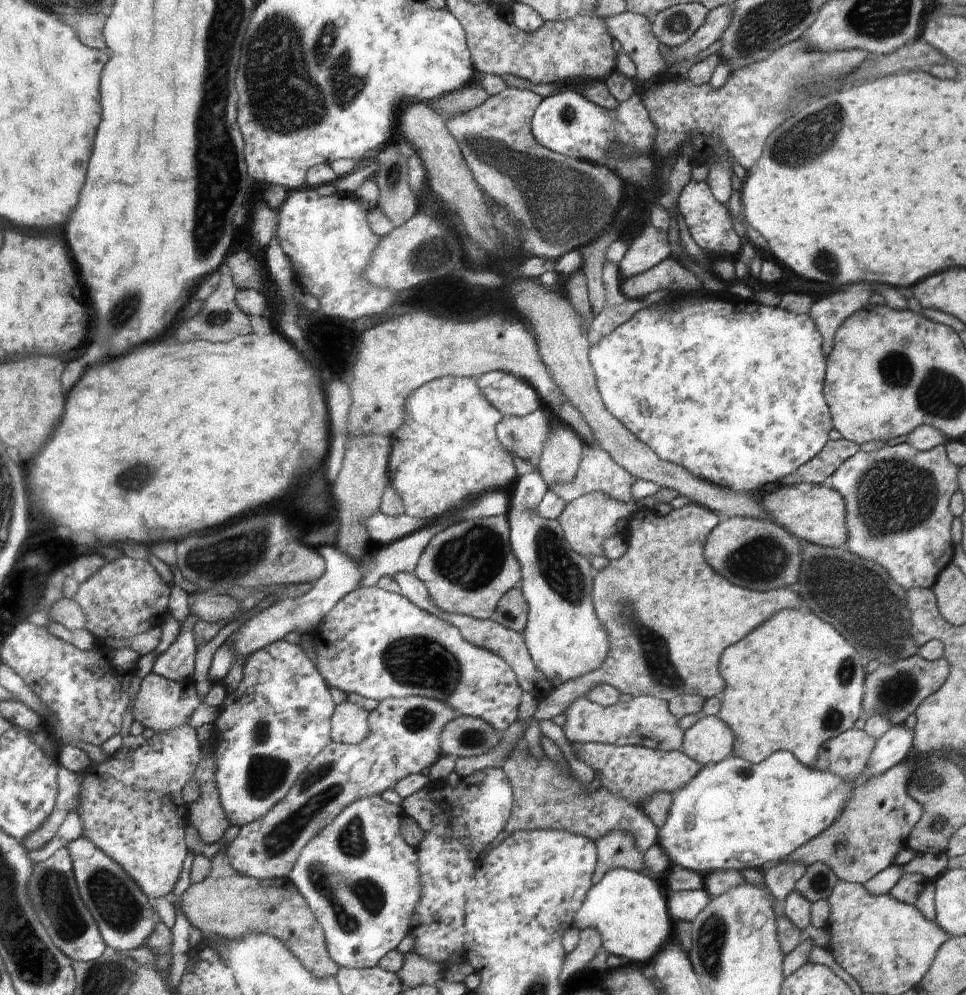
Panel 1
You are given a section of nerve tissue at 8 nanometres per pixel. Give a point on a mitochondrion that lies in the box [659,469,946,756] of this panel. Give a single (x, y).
(844, 588)

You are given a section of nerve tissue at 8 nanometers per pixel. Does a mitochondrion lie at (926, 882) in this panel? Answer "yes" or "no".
no

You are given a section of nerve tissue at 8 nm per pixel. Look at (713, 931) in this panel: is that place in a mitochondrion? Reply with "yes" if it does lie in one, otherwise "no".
yes

